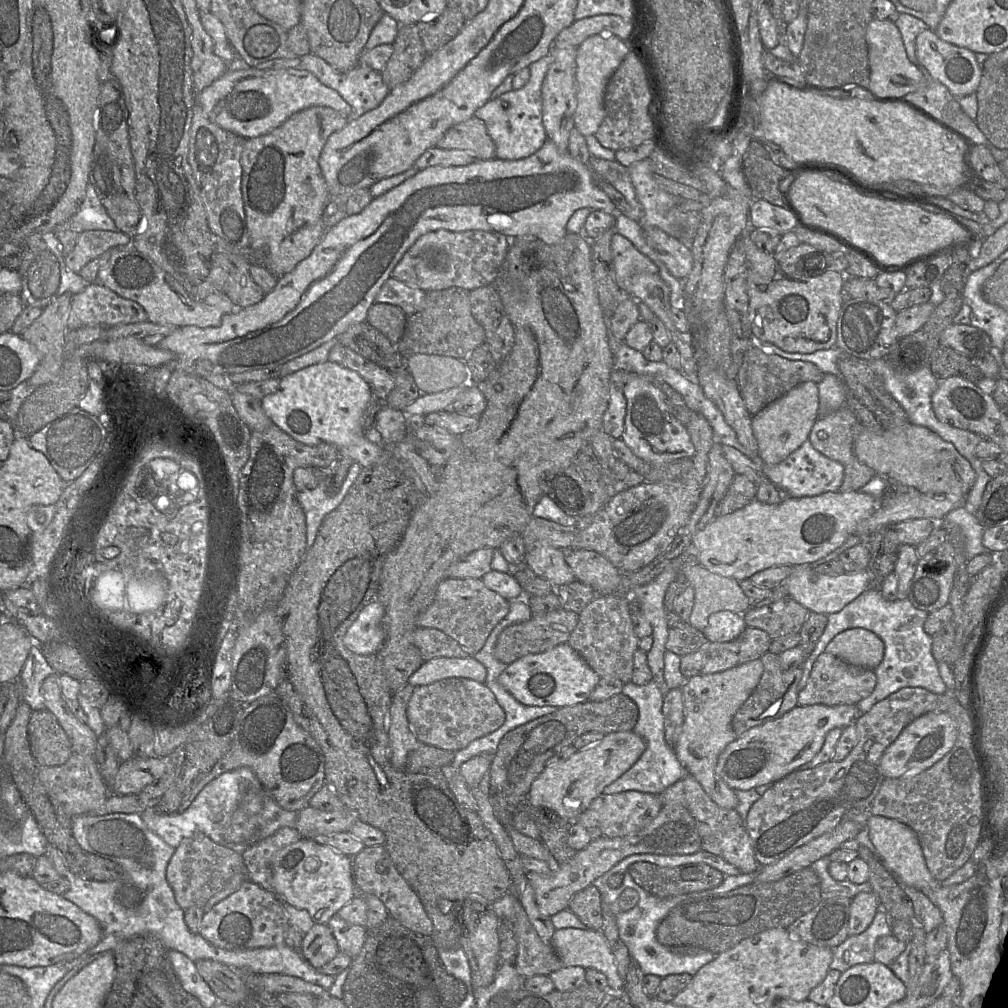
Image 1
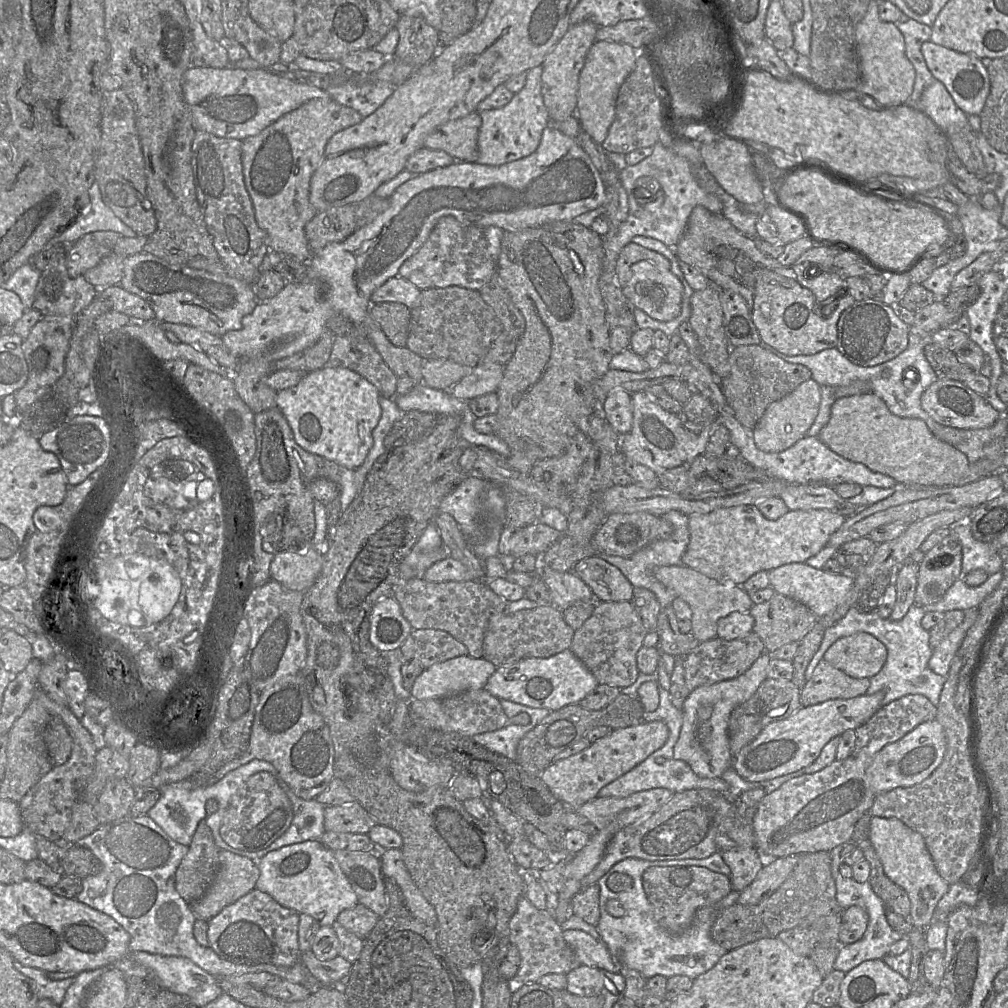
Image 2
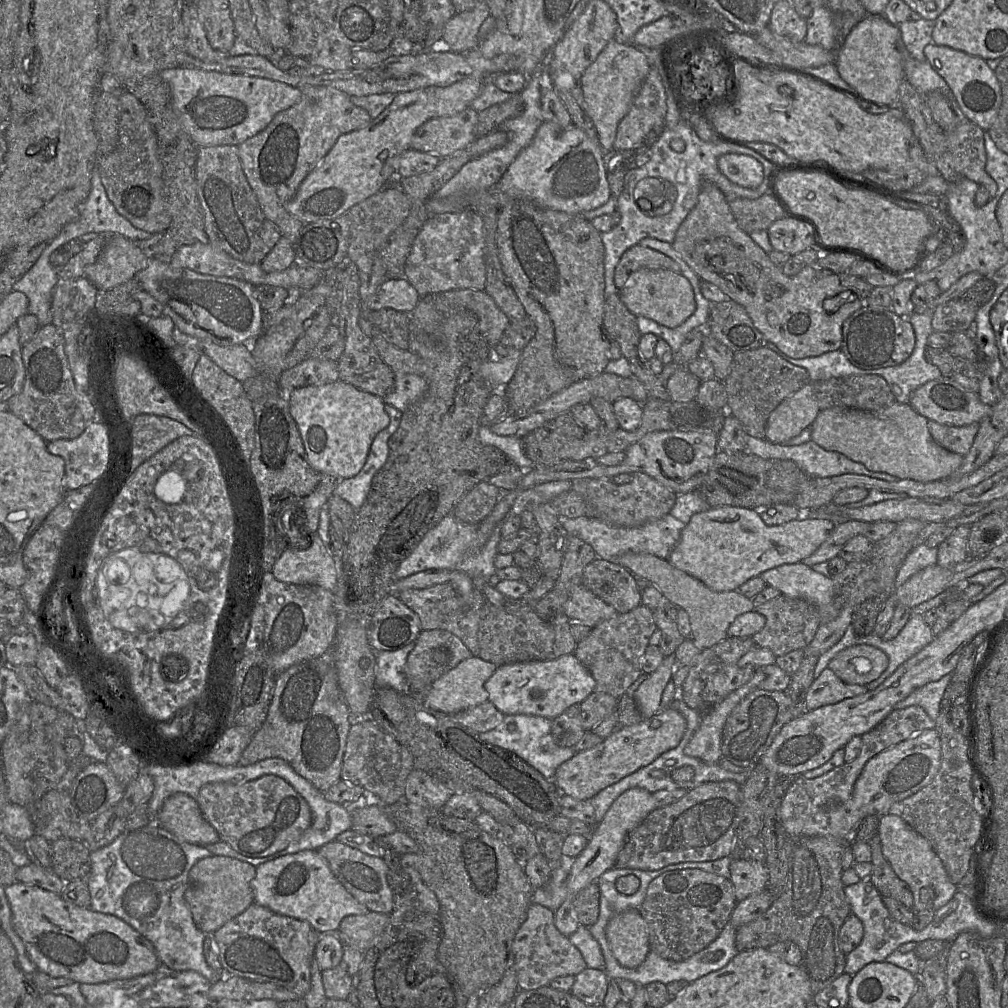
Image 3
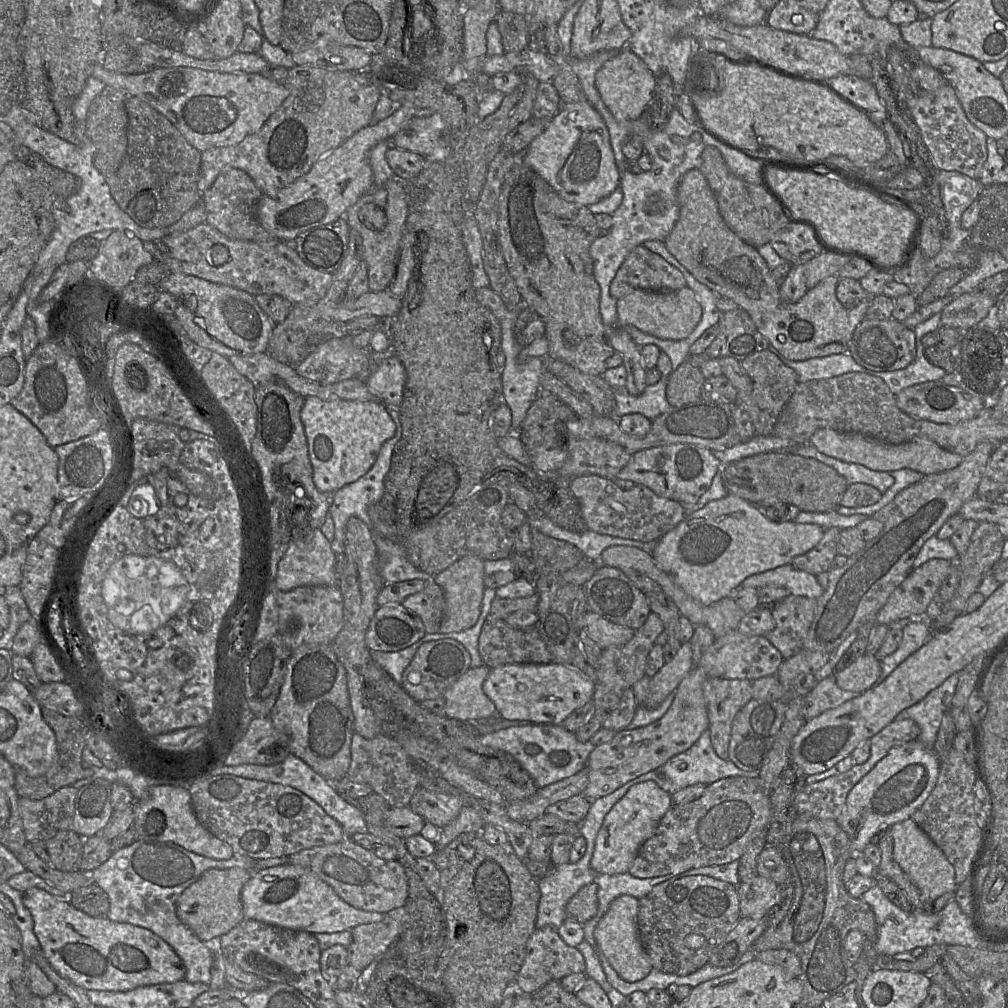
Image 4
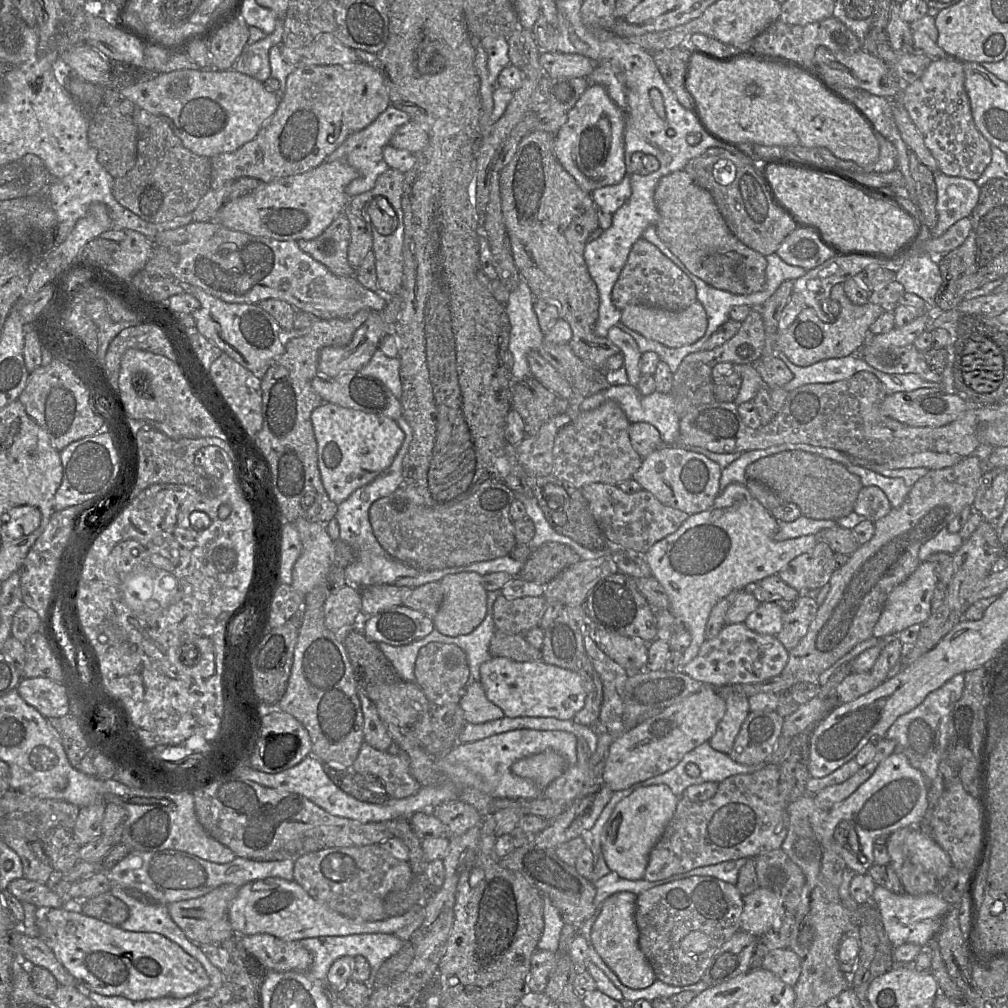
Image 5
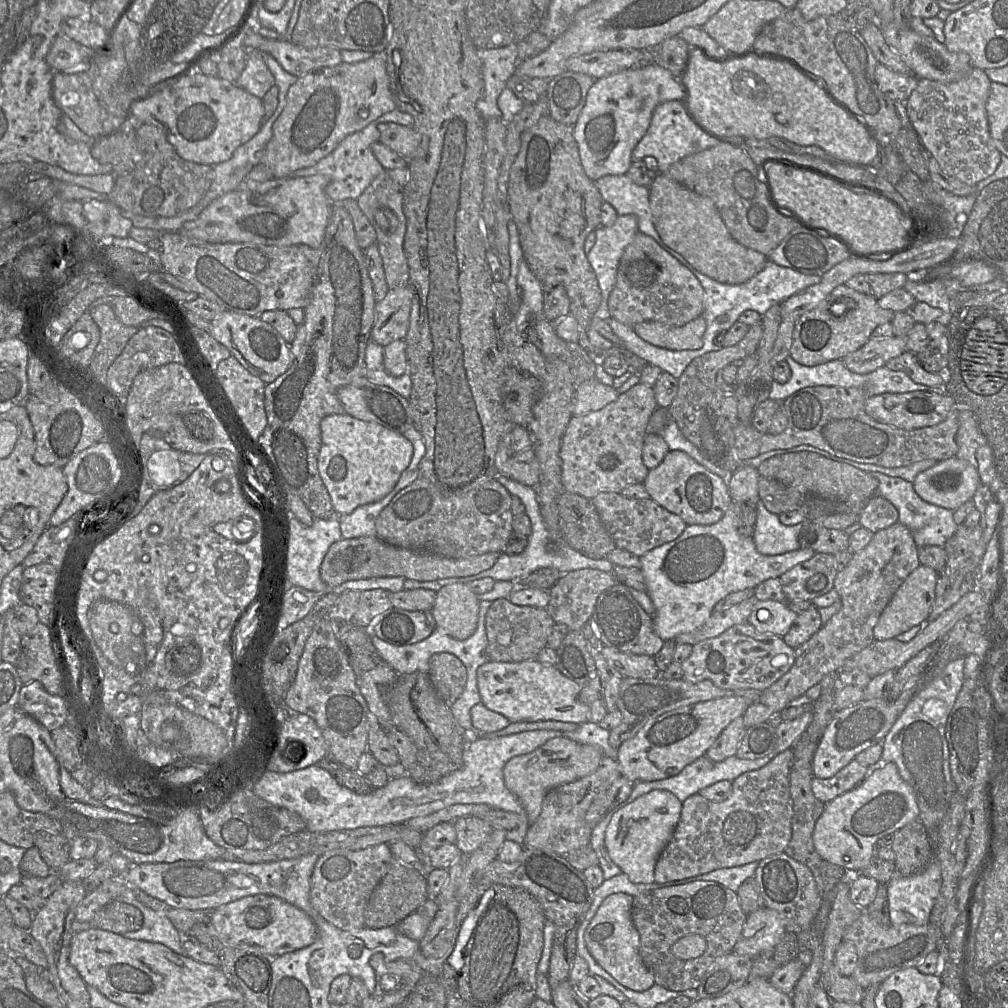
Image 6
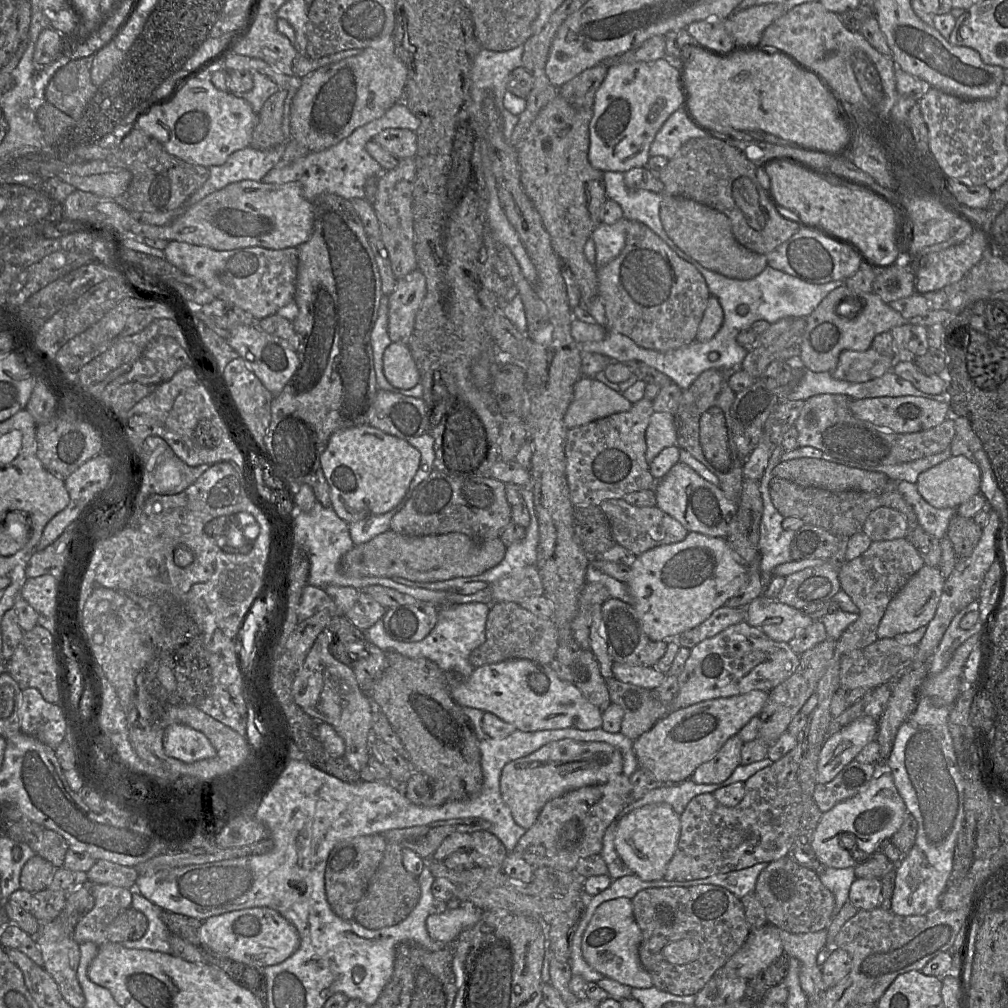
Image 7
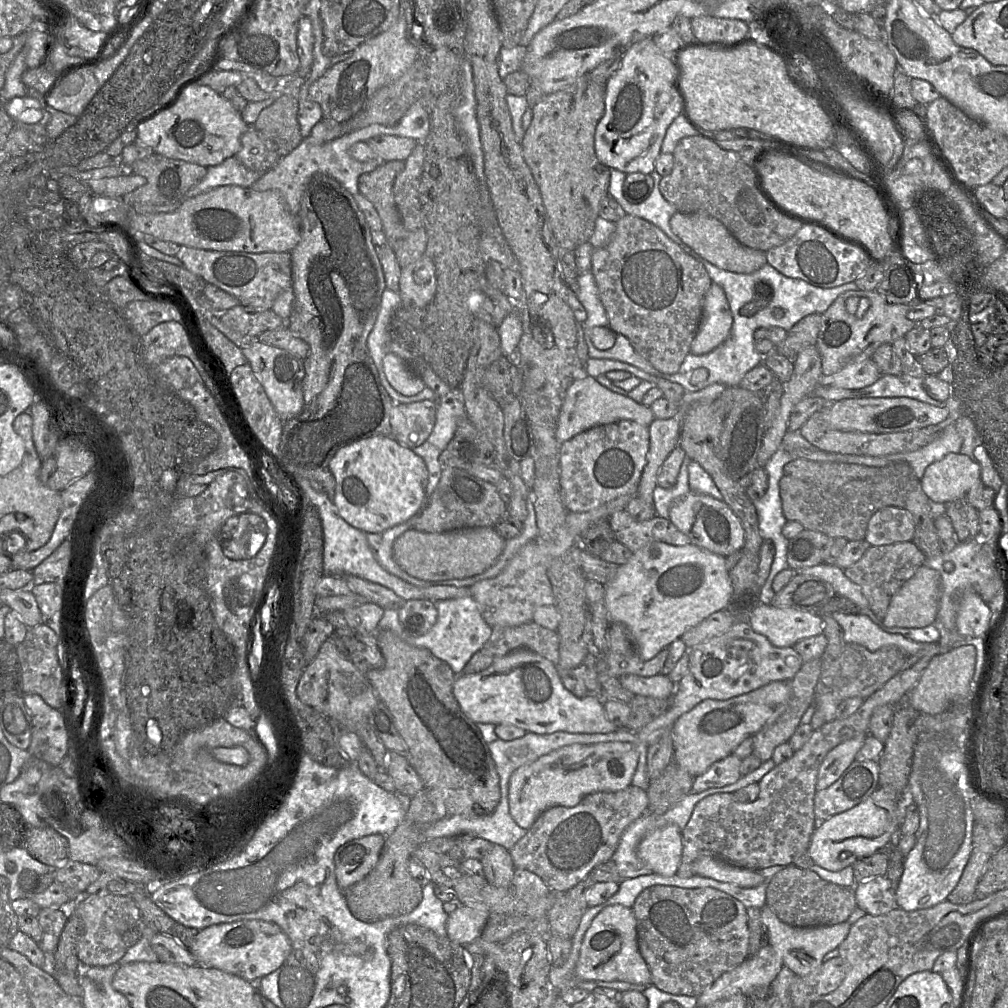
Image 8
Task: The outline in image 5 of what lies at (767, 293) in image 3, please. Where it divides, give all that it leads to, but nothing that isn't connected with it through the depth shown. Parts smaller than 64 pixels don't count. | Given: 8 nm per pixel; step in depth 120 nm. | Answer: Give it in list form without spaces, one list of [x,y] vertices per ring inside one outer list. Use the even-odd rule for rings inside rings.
[[[684,170],[662,177],[655,189],[654,201],[659,213],[656,233],[670,251],[695,276],[708,285],[738,295],[760,291],[766,282],[766,256],[743,244],[728,228],[710,192],[694,182]],[[835,284],[830,291],[830,300],[833,303],[838,303],[838,316],[830,317],[833,318],[831,322],[824,322],[820,320],[813,308],[805,306],[794,322],[789,328],[780,333],[777,337],[776,348],[779,352],[782,352],[790,362],[800,367],[810,366],[822,360],[830,358],[845,357],[850,354],[857,353],[865,344],[869,338],[869,328],[871,324],[887,309],[878,304],[868,302],[863,305],[854,304],[846,295],[843,284]]]

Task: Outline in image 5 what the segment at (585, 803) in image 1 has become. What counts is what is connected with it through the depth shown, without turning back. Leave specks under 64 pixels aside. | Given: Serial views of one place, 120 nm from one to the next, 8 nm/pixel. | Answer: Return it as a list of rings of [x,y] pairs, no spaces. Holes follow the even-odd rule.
[[[704,684],[697,693],[620,734],[609,748],[601,784],[617,792],[669,771],[685,754],[711,739],[725,712],[726,702],[717,689]]]

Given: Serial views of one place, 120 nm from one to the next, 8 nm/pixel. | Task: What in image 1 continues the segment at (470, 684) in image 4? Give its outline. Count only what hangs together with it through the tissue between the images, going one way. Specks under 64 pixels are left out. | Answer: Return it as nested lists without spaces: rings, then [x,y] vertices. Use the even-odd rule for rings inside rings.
[[[473,656],[467,658],[434,658],[423,662],[409,678],[414,686],[423,686],[446,678],[466,678],[485,683],[487,670]]]

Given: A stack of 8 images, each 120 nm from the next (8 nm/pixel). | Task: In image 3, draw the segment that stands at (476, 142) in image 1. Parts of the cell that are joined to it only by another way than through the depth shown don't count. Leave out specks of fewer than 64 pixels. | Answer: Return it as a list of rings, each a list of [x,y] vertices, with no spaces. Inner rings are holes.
[[[468,107],[454,116],[432,118],[412,136],[410,149],[432,153],[440,158],[465,149],[475,139],[479,113]]]

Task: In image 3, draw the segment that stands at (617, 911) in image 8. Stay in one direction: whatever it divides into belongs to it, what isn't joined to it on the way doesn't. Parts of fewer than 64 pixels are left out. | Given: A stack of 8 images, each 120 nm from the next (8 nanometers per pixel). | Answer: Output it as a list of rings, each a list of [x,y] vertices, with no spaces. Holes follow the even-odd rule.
[[[630,909],[611,919],[606,937],[617,961],[627,968],[639,967],[650,951],[647,924],[640,910]]]

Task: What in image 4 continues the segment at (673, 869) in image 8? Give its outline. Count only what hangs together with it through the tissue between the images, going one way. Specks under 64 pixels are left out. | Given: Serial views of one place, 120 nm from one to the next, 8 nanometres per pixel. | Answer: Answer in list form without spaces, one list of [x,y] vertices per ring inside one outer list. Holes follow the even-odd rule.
[[[654,781],[632,786],[605,816],[595,840],[590,866],[598,874],[629,873],[642,844],[652,837],[673,801],[671,794],[661,789]]]

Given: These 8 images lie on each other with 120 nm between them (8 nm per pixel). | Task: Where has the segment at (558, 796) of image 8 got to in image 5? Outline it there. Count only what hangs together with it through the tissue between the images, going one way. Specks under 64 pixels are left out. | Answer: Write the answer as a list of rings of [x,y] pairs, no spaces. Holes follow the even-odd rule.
[[[552,750],[523,758],[511,766],[514,775],[532,781],[541,790],[545,790],[566,769],[566,760]]]

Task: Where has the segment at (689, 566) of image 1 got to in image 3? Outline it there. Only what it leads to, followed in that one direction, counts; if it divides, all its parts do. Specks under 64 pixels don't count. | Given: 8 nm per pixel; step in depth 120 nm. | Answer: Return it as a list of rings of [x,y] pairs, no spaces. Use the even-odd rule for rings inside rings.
[[[626,552],[617,557],[616,564],[630,571],[635,577],[653,583],[665,599],[686,611],[691,625],[690,638],[700,650],[714,646],[729,637],[727,631],[735,618],[751,612],[754,608],[753,601],[737,590],[713,591],[700,580],[673,566],[668,560],[651,554]]]

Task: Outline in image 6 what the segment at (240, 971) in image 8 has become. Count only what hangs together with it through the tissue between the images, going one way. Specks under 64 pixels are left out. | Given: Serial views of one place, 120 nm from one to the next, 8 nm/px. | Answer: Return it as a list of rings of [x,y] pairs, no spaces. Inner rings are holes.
[[[267,894],[246,896],[216,908],[209,925],[223,944],[271,958],[305,948],[317,939],[317,928],[305,912]]]

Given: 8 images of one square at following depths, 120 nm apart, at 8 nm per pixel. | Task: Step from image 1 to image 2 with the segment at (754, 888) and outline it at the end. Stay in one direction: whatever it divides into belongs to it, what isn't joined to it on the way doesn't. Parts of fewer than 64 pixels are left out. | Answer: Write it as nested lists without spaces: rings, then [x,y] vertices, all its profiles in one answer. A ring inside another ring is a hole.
[[[818,851],[800,855],[785,882],[759,904],[742,905],[736,902],[717,913],[711,927],[711,936],[716,943],[732,951],[760,939],[775,938],[781,932],[795,927],[809,927],[821,917],[843,911],[836,900],[830,853]]]

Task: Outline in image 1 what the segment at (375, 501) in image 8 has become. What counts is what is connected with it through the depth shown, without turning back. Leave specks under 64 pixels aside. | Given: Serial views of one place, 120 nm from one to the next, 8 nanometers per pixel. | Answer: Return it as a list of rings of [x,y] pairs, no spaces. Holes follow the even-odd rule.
[[[333,361],[317,363],[280,378],[276,392],[261,399],[272,423],[305,445],[330,443],[363,469],[377,464],[384,447],[370,441],[364,429],[364,414],[372,397],[370,385],[355,371]]]

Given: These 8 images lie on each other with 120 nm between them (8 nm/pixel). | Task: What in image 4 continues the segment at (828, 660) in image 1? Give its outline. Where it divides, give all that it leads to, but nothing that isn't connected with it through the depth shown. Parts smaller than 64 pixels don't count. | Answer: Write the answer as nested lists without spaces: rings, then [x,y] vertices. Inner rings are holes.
[[[835,673],[817,682],[805,697],[804,716],[810,720],[828,709],[839,707],[861,693],[841,689],[835,680]]]

